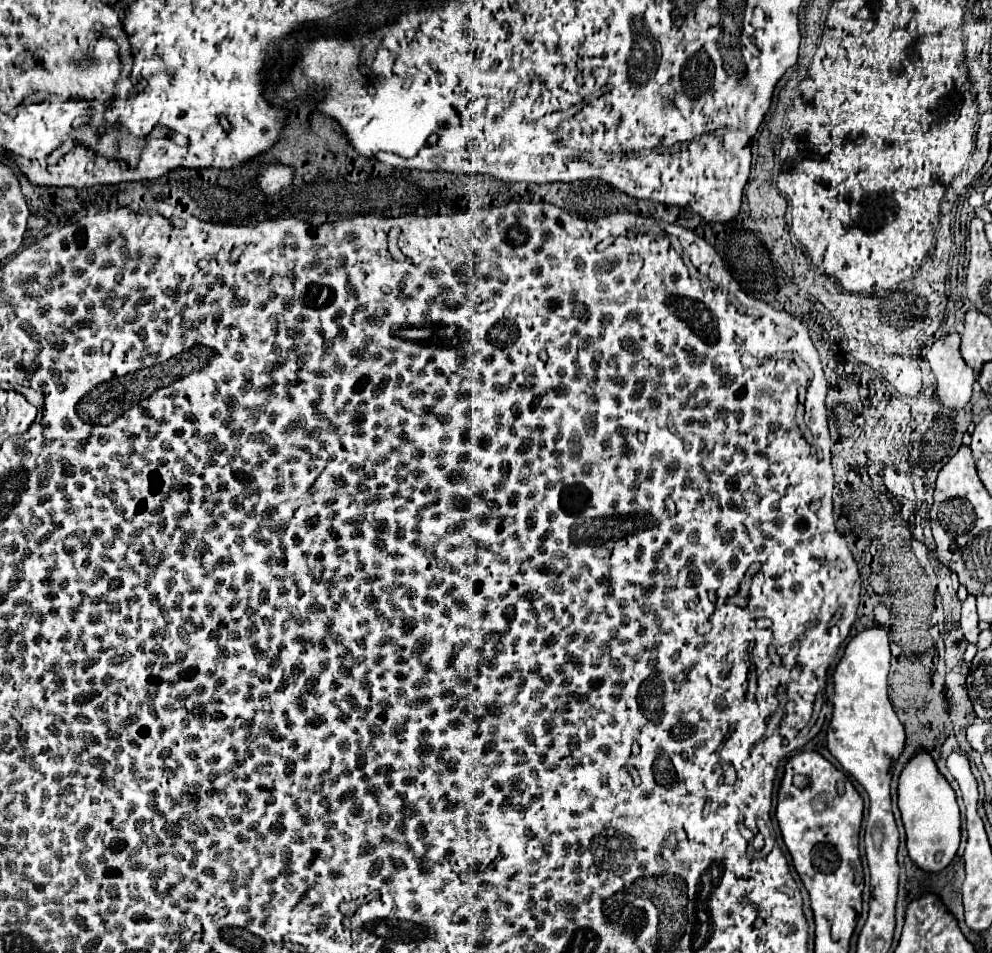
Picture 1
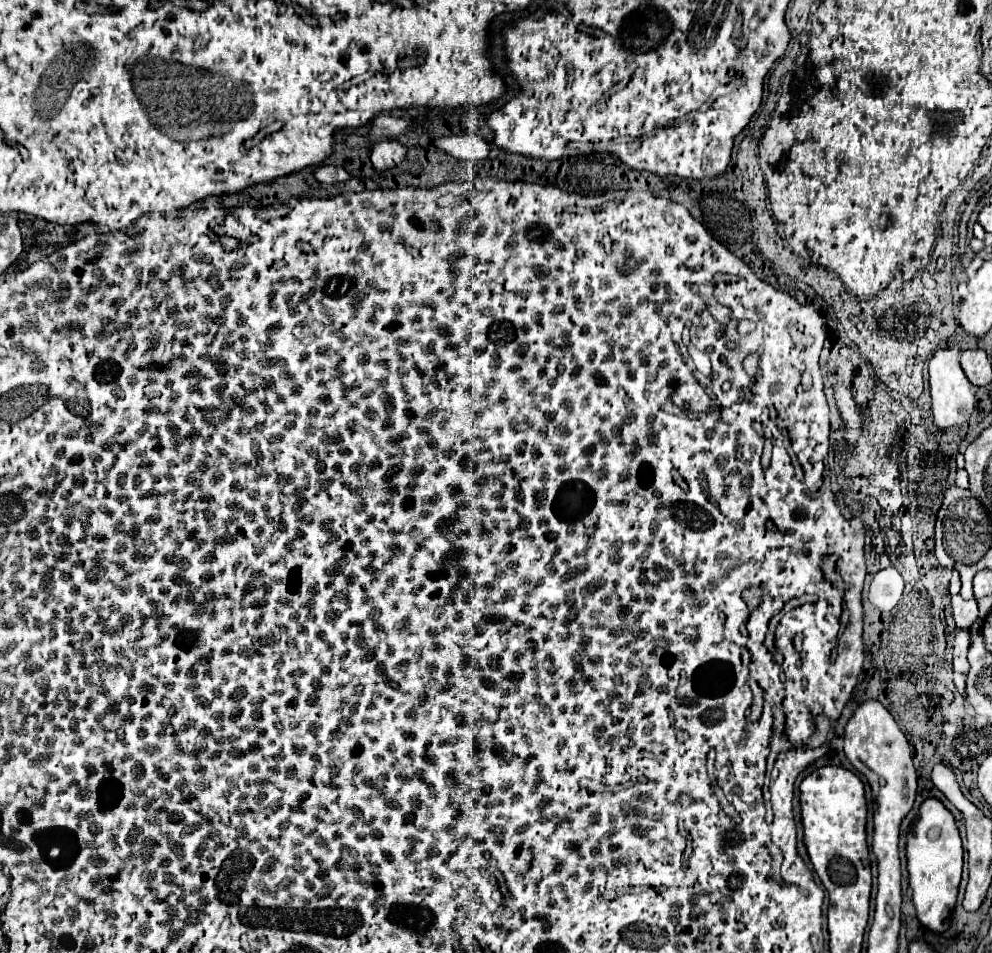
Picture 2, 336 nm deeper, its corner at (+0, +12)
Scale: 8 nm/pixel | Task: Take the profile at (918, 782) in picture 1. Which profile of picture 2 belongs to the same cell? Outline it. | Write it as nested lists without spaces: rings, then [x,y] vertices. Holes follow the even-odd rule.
[[[928,797],[920,805],[914,831],[906,835],[906,857],[908,857],[910,889],[916,907],[916,917],[930,931],[942,933],[956,905],[962,875],[962,843],[954,815],[936,797]],[[930,833],[938,835],[930,837]]]

